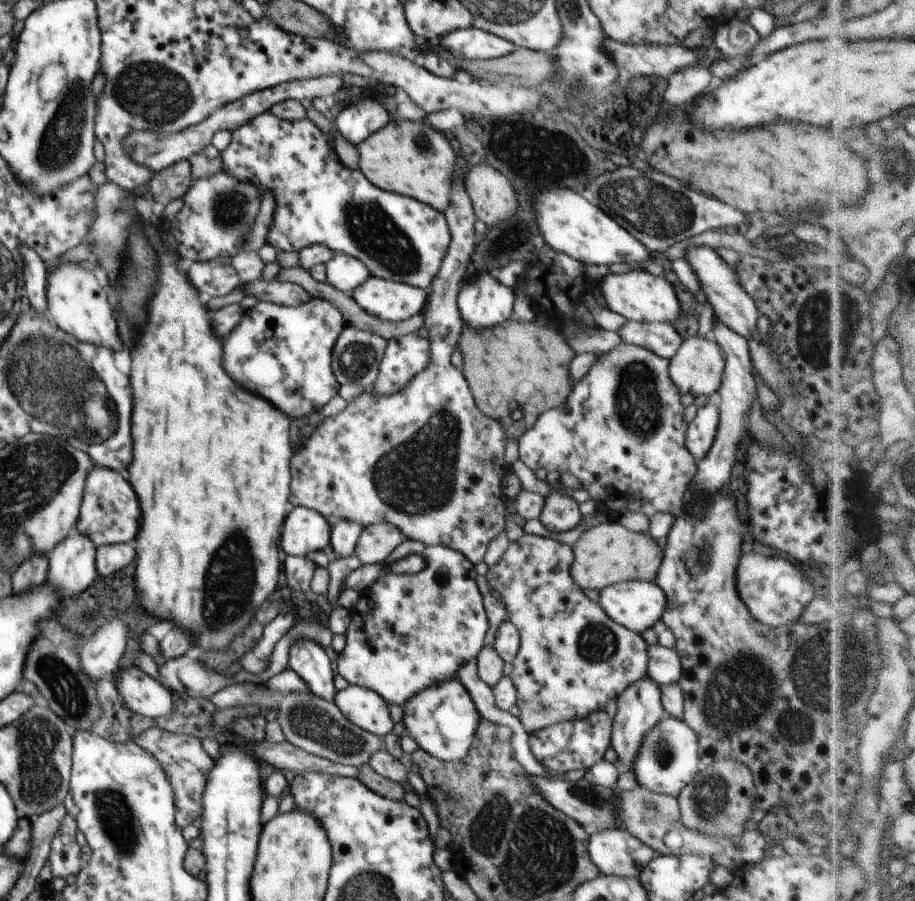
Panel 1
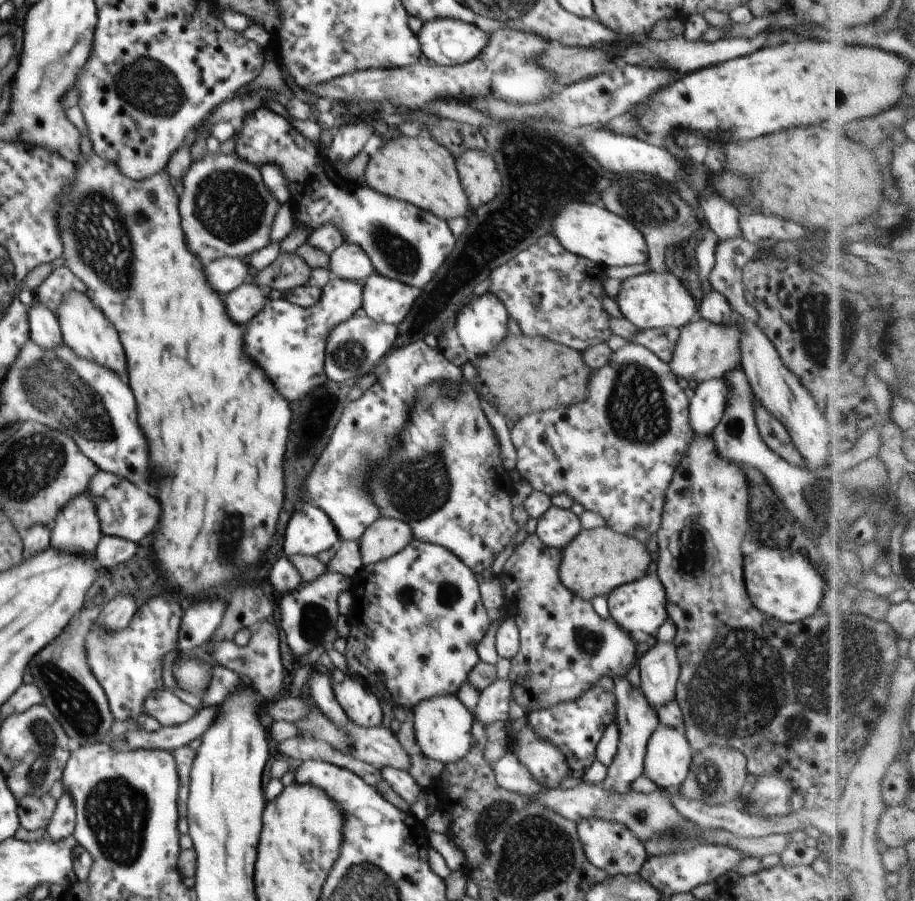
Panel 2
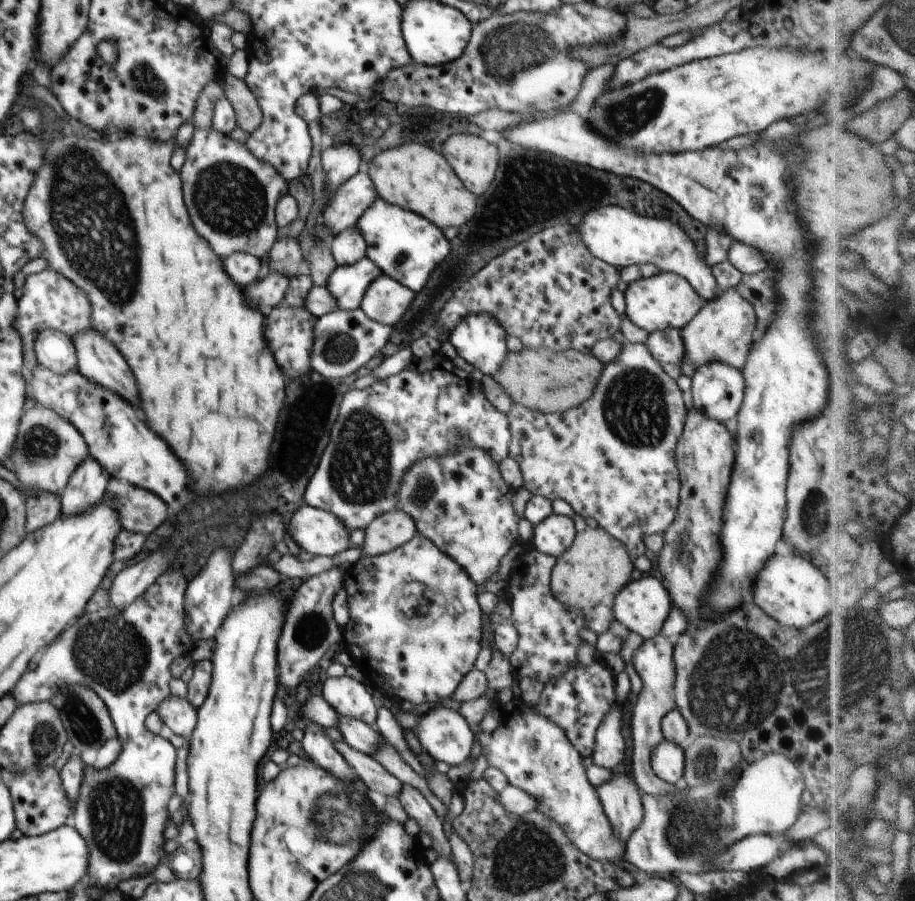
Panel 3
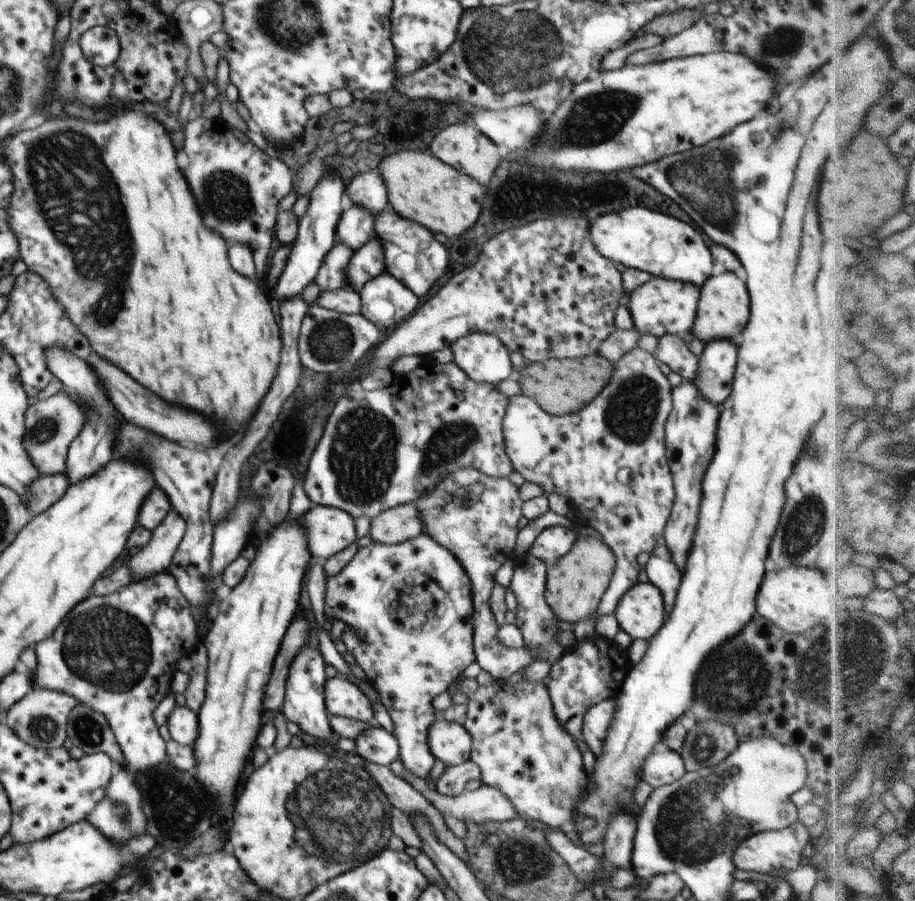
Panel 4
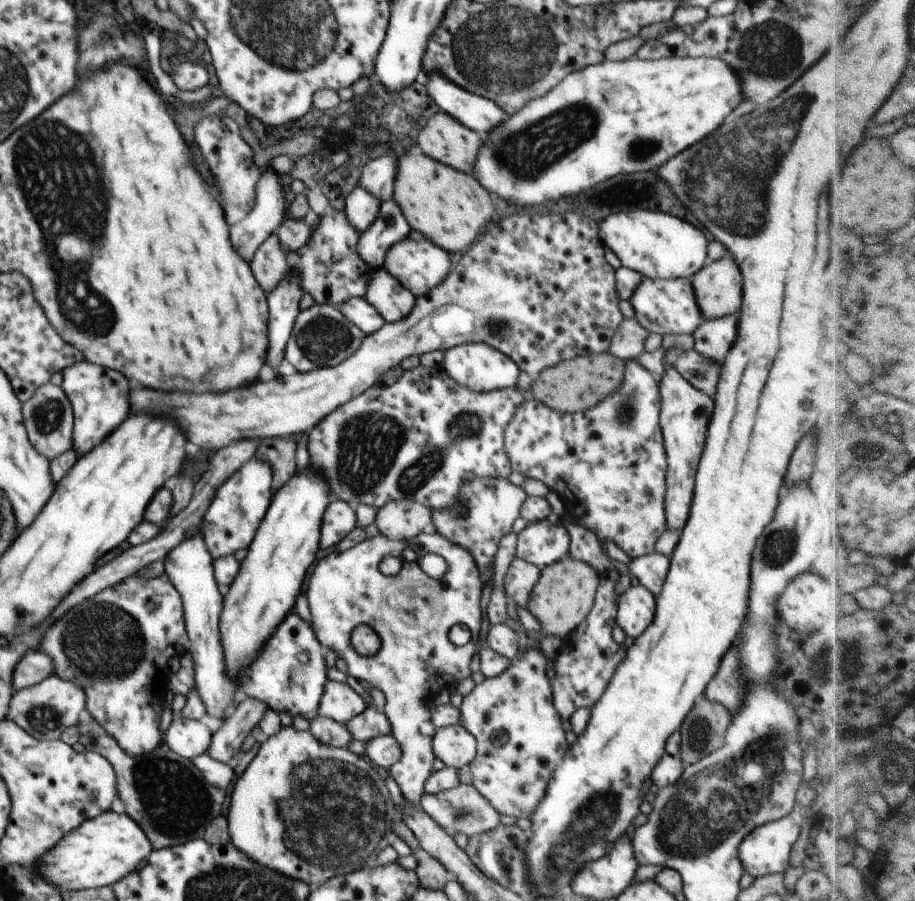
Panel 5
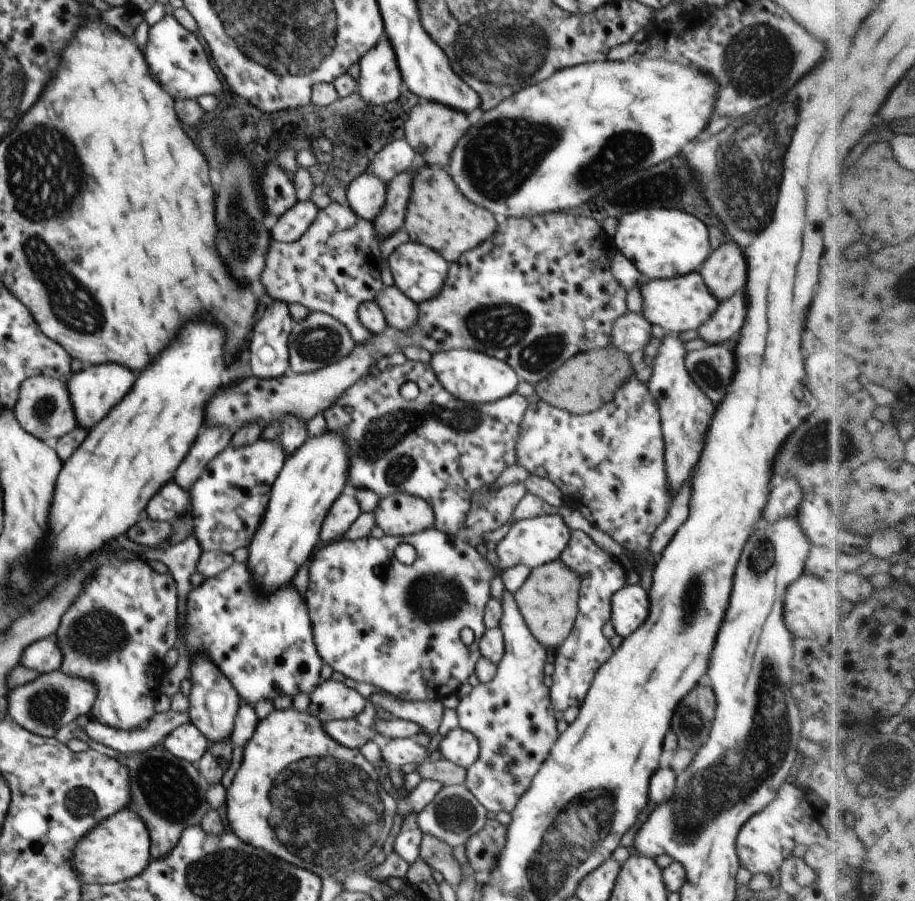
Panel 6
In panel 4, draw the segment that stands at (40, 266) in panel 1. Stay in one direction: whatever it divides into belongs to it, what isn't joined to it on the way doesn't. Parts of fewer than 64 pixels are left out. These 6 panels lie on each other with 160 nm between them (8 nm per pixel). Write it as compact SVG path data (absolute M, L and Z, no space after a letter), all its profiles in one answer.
M48 347L45 350L45 361L48 370L54 377L58 378L63 384L66 392L76 394L81 398L85 406L82 432L71 442L67 452L67 467L65 475L70 484L84 480L98 472L98 468L104 468L114 456L112 456L112 442L116 436L116 420L114 420L114 406L110 404L105 389L98 380L97 372L90 364L75 354L68 351L63 352L62 347Z

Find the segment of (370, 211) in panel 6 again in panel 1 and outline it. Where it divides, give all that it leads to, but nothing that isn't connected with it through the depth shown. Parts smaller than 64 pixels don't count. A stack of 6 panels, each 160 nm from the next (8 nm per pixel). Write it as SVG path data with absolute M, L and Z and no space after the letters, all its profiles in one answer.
M340 253L326 262L325 273L328 283L351 297L353 290L371 275L361 260Z

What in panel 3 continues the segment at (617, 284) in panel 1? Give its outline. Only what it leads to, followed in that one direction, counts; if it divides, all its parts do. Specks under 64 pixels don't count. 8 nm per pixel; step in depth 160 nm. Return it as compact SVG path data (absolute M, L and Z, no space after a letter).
M664 271L629 284L623 293L626 303L626 318L649 333L669 328L680 331L706 303L683 276Z

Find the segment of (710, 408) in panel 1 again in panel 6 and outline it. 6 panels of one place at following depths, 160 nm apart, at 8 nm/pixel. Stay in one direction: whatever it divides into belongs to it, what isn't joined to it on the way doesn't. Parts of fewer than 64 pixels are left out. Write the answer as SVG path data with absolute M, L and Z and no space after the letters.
M736 294L729 300L722 300L718 309L701 325L697 331L709 345L718 345L730 340L740 332L746 318L746 296Z

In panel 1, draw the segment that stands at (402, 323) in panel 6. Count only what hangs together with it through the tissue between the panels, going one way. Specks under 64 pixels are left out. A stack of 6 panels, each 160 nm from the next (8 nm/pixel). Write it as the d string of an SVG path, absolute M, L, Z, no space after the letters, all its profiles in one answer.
M370 275L353 290L352 298L368 314L398 322L421 314L427 295L428 291L420 287Z

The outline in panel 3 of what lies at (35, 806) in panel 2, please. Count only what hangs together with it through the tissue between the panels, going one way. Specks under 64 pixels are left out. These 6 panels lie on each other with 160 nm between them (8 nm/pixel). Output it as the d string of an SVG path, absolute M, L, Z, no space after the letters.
M54 766L45 767L38 773L33 770L15 773L9 791L13 800L16 826L26 836L44 835L68 824L72 819L75 803L70 803L65 797L65 791L61 788L60 773L57 773Z

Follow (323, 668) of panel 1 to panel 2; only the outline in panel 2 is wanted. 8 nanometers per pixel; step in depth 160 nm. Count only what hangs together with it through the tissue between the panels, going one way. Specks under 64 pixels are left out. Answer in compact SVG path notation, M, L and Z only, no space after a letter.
M318 664L314 666L307 682L309 684L309 696L325 712L325 715L334 725L345 725L350 722L349 716L335 699L333 686L328 675L319 672L318 666Z

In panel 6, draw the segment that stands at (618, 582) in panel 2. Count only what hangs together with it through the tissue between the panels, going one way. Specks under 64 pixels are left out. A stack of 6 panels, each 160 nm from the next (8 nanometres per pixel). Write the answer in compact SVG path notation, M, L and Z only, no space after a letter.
M557 559L532 569L524 585L514 592L524 623L534 640L545 649L555 650L570 635L578 616L578 590L578 576Z

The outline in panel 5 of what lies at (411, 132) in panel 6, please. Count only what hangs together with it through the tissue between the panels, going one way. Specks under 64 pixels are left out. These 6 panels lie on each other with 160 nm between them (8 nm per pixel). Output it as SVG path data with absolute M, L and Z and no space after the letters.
M443 111L422 124L418 136L418 146L425 155L466 174L474 168L482 143L475 130Z

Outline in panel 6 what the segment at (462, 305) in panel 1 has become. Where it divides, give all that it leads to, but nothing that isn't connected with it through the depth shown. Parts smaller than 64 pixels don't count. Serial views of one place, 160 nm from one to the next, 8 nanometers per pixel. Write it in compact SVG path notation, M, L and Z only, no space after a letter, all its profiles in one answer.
M453 349L434 352L429 364L445 390L466 403L484 404L508 397L516 391L521 381L508 364L476 350Z

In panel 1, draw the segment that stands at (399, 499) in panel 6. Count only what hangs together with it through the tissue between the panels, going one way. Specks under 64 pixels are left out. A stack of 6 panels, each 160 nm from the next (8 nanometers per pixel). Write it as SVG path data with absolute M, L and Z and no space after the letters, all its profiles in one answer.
M389 522L371 524L362 529L355 554L363 565L384 563L405 539L402 532Z

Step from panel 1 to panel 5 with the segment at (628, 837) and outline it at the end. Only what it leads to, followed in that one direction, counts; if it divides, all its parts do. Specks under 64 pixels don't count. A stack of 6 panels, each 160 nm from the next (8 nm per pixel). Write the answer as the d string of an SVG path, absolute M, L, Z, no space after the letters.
M530 642L524 658L514 658L502 674L485 679L472 692L463 695L462 705L458 709L458 724L470 732L477 742L476 756L469 764L473 785L498 812L514 818L531 818L531 813L535 812L546 794L553 772L569 751L566 732L553 705L553 690L546 675L546 663L542 650Z

